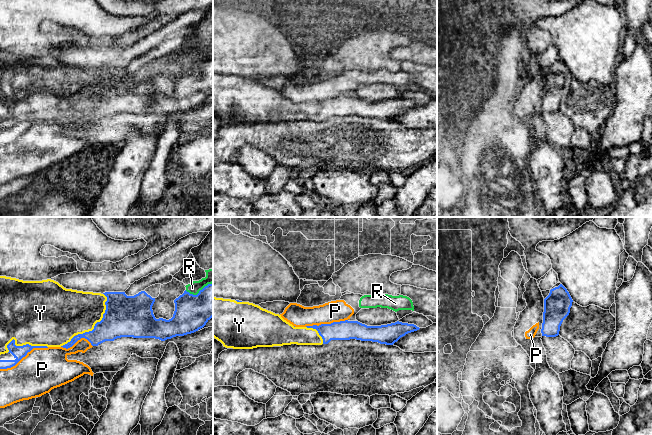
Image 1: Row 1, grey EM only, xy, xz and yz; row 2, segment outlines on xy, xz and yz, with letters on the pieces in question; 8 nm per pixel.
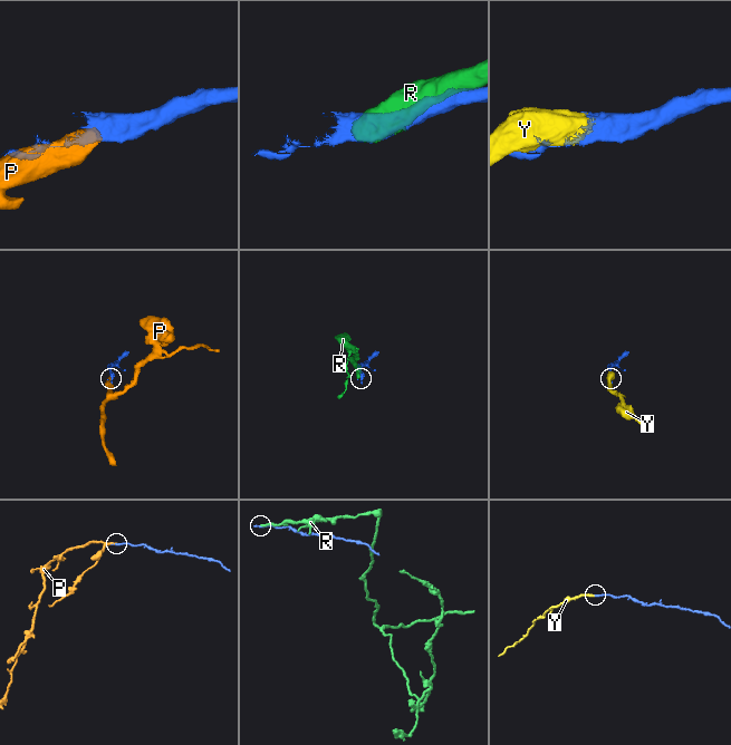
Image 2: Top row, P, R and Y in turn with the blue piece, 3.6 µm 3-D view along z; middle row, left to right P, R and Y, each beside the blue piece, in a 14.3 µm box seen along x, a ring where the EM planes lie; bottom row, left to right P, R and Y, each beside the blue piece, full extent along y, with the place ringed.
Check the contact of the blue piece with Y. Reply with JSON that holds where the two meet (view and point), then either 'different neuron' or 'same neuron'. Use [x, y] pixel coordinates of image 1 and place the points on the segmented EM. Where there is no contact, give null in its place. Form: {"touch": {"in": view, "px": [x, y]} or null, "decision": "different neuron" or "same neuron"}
{"touch": {"in": "xy", "px": [101, 320]}, "decision": "same neuron"}

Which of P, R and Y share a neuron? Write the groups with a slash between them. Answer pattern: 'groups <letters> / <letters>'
groups P R / Y

